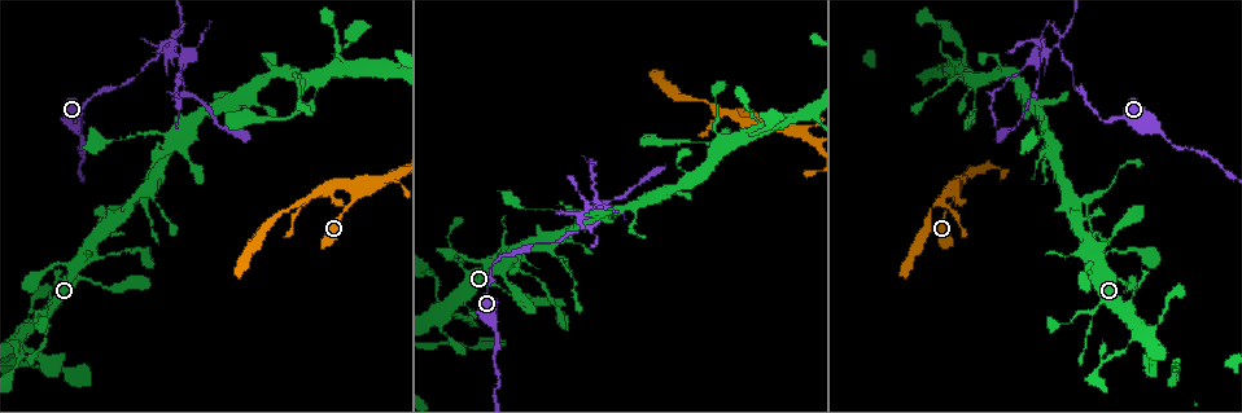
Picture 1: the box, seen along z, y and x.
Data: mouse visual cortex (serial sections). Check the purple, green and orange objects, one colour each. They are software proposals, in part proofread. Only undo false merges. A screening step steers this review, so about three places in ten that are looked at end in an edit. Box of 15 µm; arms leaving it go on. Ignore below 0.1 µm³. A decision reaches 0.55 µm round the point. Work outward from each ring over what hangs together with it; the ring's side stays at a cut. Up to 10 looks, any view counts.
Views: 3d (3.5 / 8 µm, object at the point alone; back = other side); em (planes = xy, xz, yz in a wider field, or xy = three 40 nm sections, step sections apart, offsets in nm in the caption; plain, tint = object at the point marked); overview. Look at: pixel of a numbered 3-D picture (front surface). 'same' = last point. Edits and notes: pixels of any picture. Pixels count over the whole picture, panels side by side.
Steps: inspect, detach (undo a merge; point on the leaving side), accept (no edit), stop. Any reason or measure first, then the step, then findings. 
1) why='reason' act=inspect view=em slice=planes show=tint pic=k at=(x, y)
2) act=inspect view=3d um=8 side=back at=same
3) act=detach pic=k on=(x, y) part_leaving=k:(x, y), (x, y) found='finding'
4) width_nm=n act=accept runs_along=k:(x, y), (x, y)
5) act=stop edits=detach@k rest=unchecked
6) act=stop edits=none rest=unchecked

why='a narrow waist' act=inspect view=3d um=3.5 side=back pic=1 at=(492, 264)

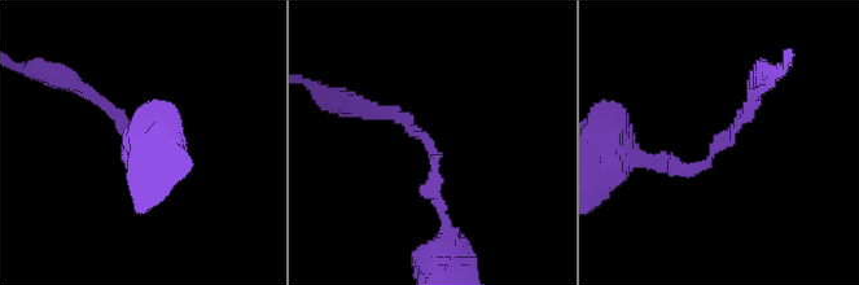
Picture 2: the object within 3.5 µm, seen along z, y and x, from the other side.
arm_widths_nm=150,150 why='now the EM' act=inspect view=em slice=xy step=2 show=tint pic=2 at=(434, 145)

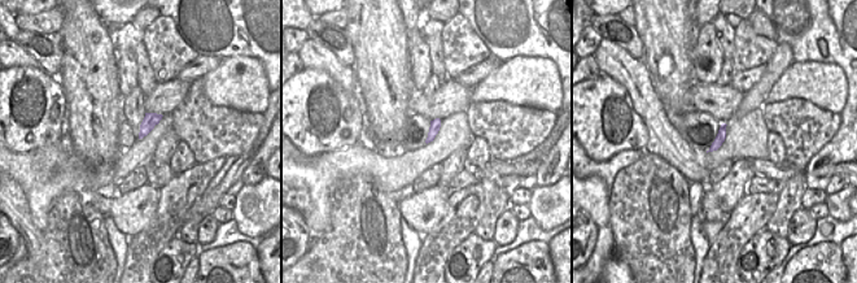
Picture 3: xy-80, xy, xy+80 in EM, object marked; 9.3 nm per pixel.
why='another direction' act=inspect view=em slice=xy step=3 show=tint at=same

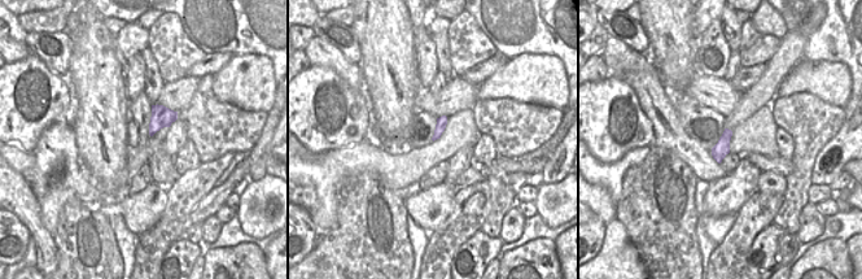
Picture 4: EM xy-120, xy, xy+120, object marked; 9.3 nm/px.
act=accept found='continuous, no second cell'

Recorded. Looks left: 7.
why='sharp bend' act=inspect view=3d um=3.5 pic=1 at=(1056, 47)

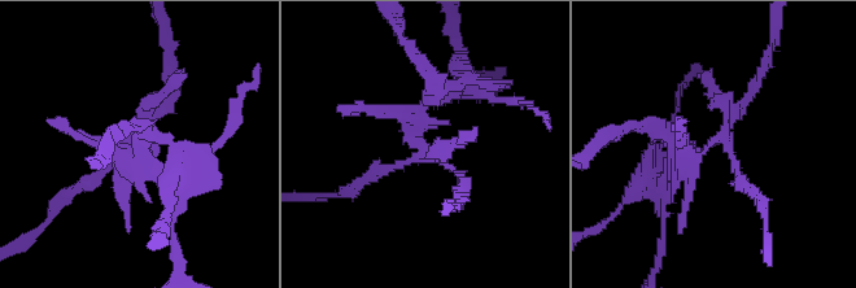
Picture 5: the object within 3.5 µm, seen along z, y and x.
act=inspect view=em slice=xy step=2 show=tint pic=5 at=(724, 142)

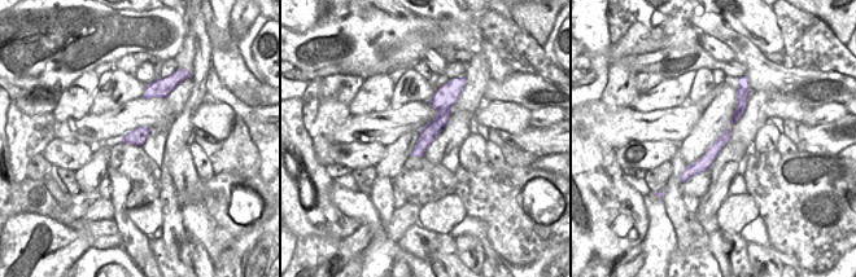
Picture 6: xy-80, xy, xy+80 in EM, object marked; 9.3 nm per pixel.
act=accept runs_along=6:(743, 93), (724, 139), (684, 176) found='one cell here'

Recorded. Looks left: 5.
why='a fork' act=inspect view=3d um=3.5 pic=1 at=(171, 140)

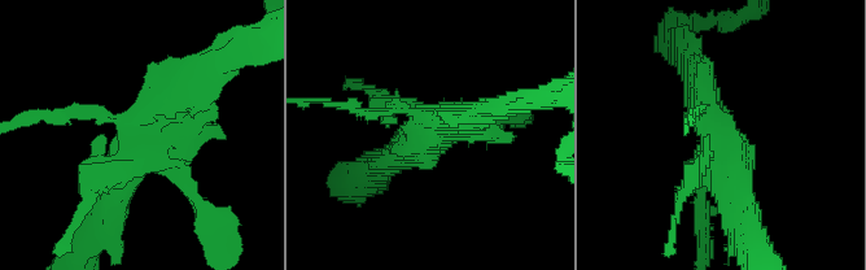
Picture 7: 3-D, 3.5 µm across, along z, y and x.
act=inspect view=em slice=xy step=1 show=tint pic=7 at=(717, 134)

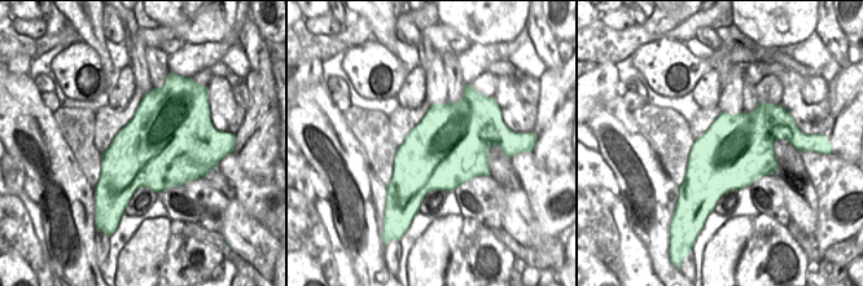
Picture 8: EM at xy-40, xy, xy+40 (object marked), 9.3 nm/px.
act=inspect view=em slice=xy step=3 show=tint at=same

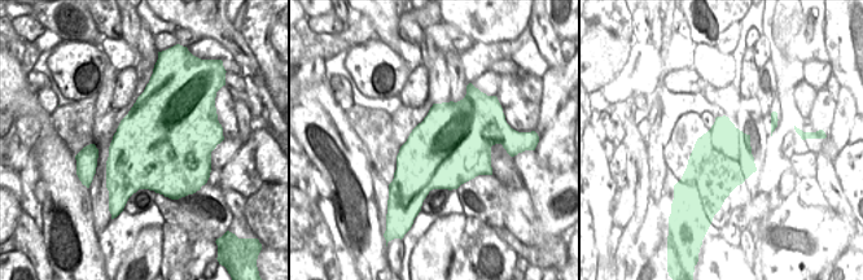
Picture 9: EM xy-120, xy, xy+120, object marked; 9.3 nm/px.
act=accept runs_along=7:(108, 209), (136, 140), (204, 77) found='all the same cell'

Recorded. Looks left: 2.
why='abrupt turn' act=inspect view=3d um=3.5 side=back pic=1 at=(353, 195)

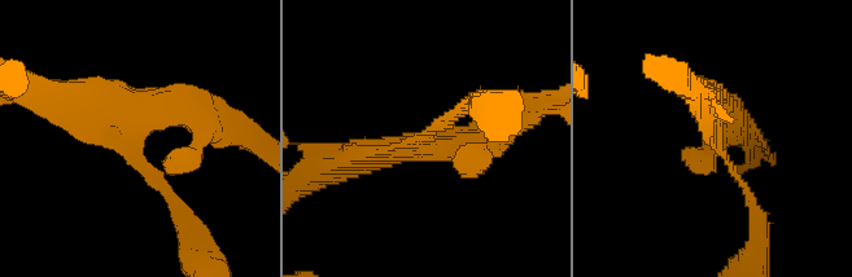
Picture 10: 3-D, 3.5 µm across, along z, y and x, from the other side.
arms=3 arm_widths_nm=150,350,350 act=inspect view=em slice=xy step=2 show=tint pic=10 at=(715, 133)

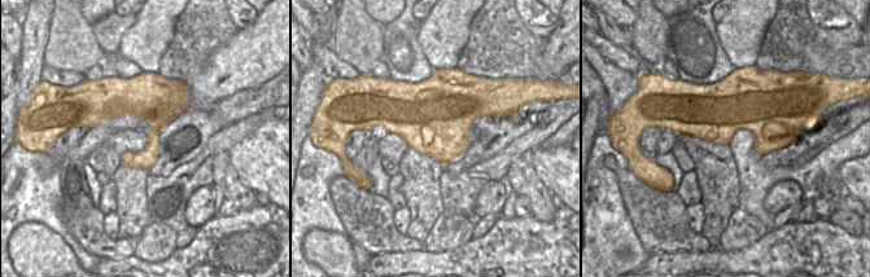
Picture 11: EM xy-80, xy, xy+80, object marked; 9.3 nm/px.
act=accept runs_along=10:(166, 192), (126, 136), (158, 109), (206, 121) found='all the same cell'

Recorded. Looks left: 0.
act=stop edits=none rest=unchecked

